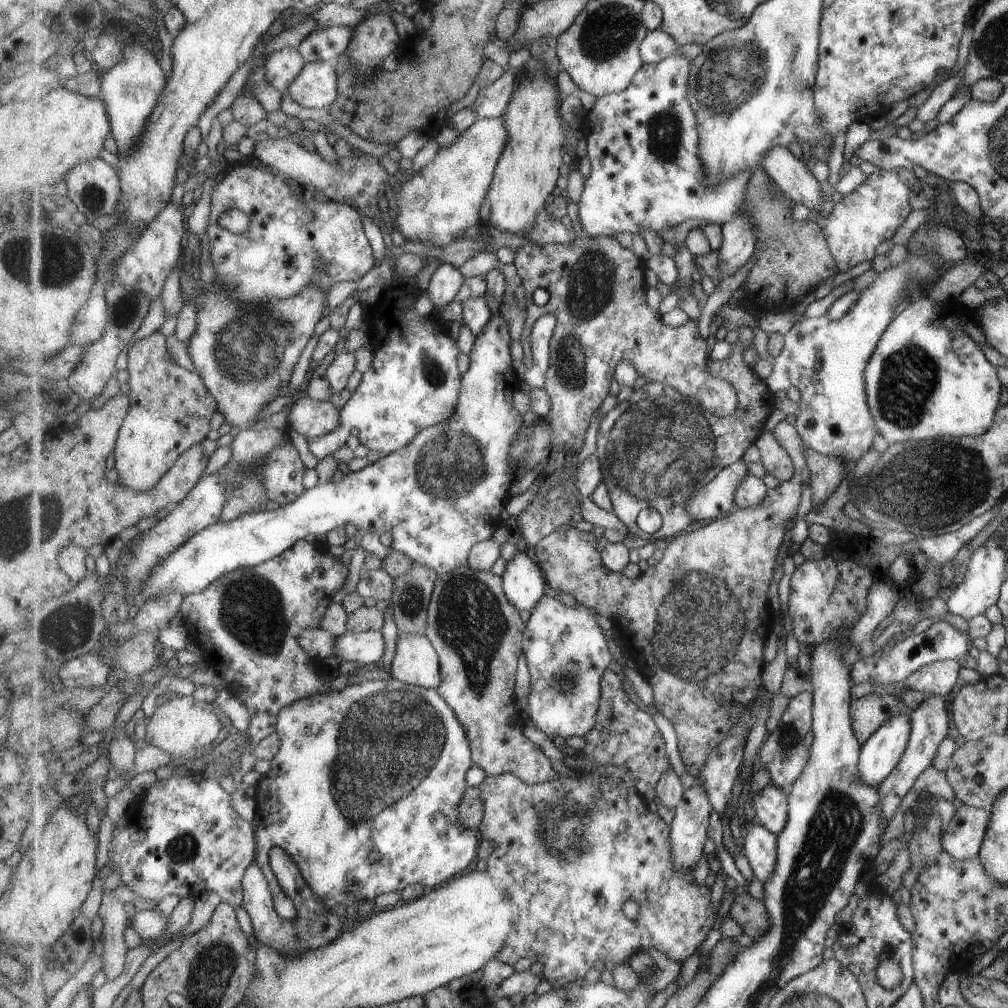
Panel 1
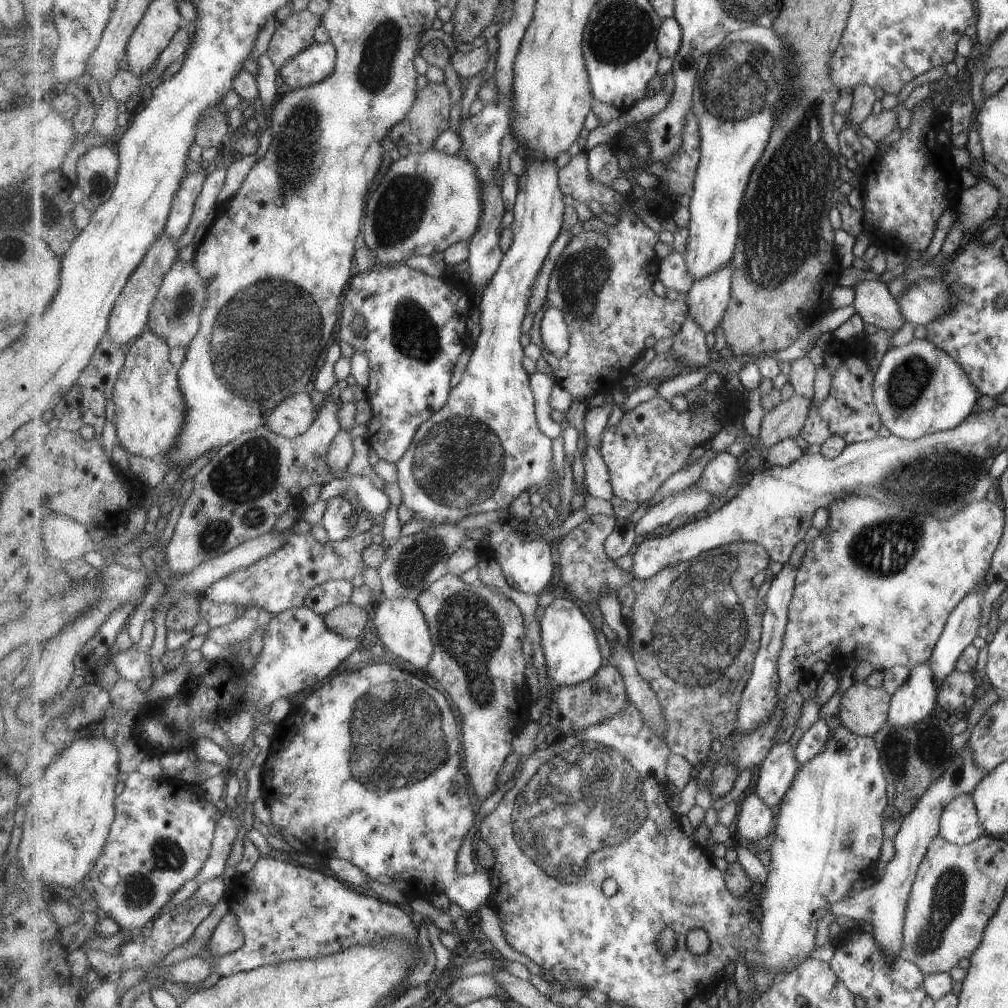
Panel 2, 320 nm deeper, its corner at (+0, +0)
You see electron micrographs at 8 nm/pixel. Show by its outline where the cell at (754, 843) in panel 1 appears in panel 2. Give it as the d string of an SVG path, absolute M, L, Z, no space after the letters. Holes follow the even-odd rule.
M752 792L740 806L740 814L737 817L737 837L747 842L761 842L767 838L776 828L775 814L771 806L759 796Z

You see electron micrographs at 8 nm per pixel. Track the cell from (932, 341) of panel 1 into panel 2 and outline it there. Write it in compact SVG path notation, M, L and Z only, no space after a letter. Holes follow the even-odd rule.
M927 339L889 347L874 373L873 402L890 435L916 440L958 427L973 413L978 389L953 357Z

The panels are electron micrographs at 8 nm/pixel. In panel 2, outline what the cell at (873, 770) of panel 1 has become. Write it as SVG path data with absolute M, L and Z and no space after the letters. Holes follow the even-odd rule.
M929 661L910 669L910 678L890 696L886 725L911 728L933 714L937 689Z

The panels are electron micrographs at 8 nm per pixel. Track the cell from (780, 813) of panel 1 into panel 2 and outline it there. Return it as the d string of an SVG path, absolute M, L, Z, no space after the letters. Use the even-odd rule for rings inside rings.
M789 742L776 745L761 765L755 792L772 809L781 807L799 768L796 748Z

